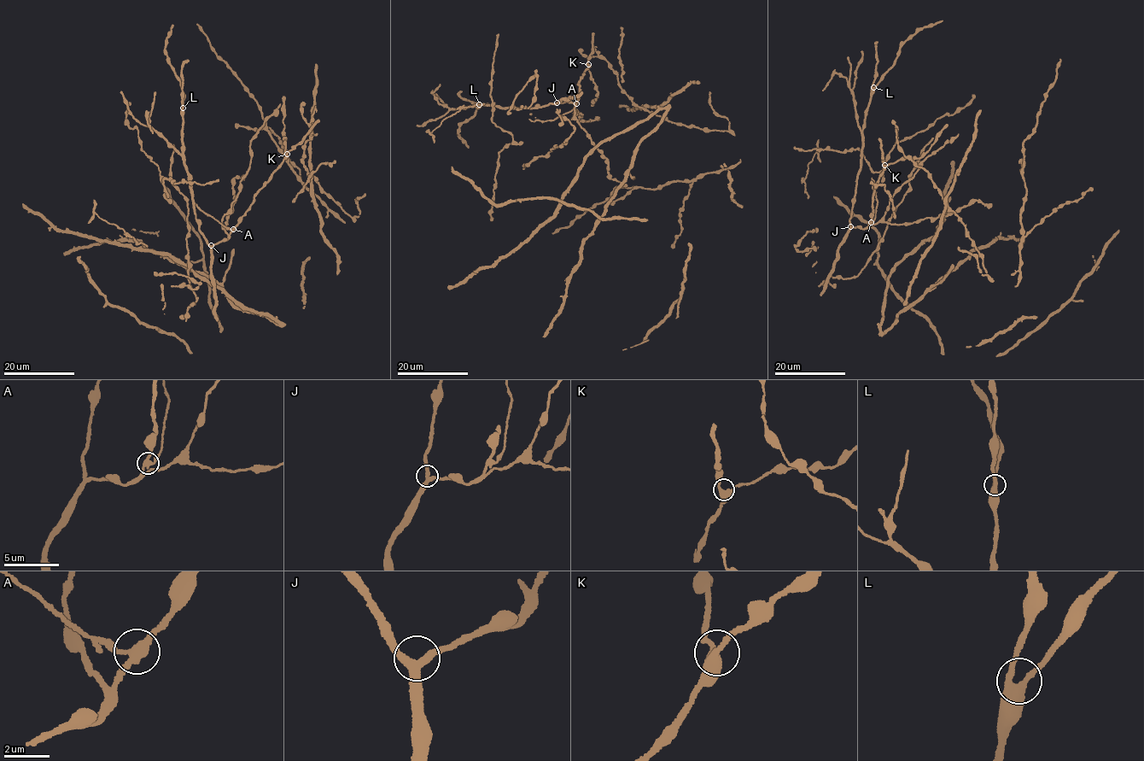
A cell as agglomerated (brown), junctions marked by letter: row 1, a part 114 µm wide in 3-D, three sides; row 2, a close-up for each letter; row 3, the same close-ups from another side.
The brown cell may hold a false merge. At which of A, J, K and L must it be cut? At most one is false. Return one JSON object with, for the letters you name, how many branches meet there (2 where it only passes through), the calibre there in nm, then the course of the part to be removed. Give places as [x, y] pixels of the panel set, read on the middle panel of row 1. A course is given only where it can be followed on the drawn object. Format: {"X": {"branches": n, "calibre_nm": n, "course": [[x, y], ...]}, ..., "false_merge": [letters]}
{"A": {"branches": 3, "calibre_nm": 340, "course": [[577, 103], [570, 110], [552, 120], [533, 121], [528, 120]]}, "false_merge": ["A"]}

